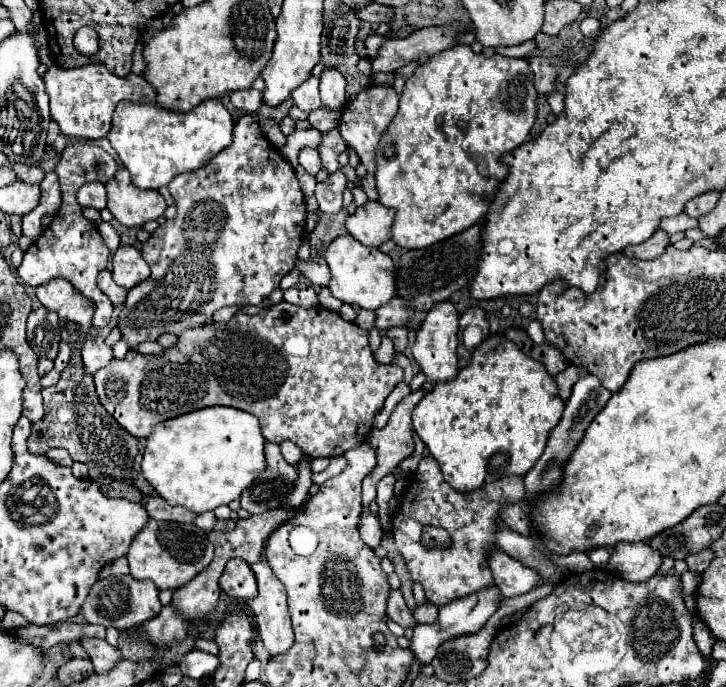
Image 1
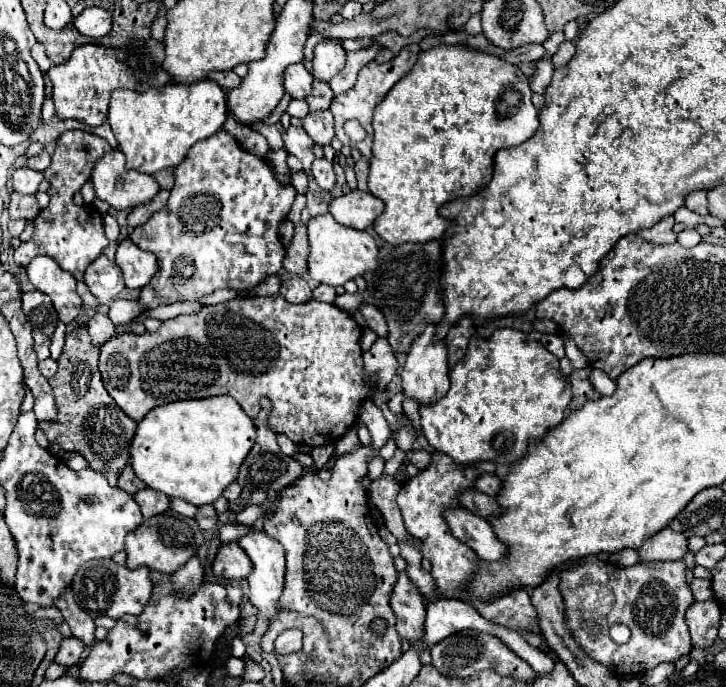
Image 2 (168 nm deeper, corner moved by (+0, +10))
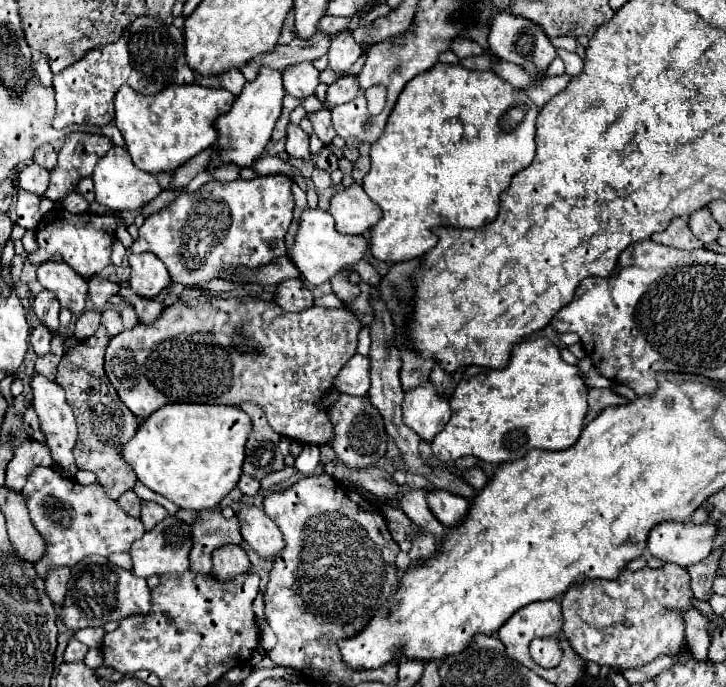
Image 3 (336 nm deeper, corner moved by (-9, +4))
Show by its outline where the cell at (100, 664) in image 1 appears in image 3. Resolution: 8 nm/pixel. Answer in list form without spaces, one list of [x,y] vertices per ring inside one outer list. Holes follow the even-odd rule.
[[[51,568],[51,572],[47,572],[47,576],[45,576],[47,594],[53,600],[53,604],[57,604],[57,606],[63,606],[69,576],[71,576],[69,568]]]

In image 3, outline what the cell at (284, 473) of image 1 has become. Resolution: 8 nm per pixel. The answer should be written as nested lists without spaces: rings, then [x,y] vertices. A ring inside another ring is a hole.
[[[243,402],[239,404],[243,412],[251,418],[251,436],[245,444],[245,460],[243,460],[243,472],[261,480],[263,476],[277,472],[285,466],[283,454],[279,452],[279,434],[273,432],[273,428],[267,424],[267,418],[263,416],[263,410],[257,404]]]

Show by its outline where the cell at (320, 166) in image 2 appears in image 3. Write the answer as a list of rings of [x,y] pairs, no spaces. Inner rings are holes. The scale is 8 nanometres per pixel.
[[[315,168],[313,174],[311,174],[311,180],[313,180],[313,184],[315,184],[317,190],[325,190],[325,188],[331,186],[329,172],[327,172],[327,170],[319,170],[319,168]]]

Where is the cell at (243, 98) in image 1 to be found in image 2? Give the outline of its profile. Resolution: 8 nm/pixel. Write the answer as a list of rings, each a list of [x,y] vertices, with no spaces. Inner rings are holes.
[[[212,72],[210,76],[208,76],[210,80],[214,80],[214,82],[218,82],[222,88],[228,88],[228,90],[232,90],[232,88],[238,88],[240,86],[240,76],[236,74],[236,72]]]

